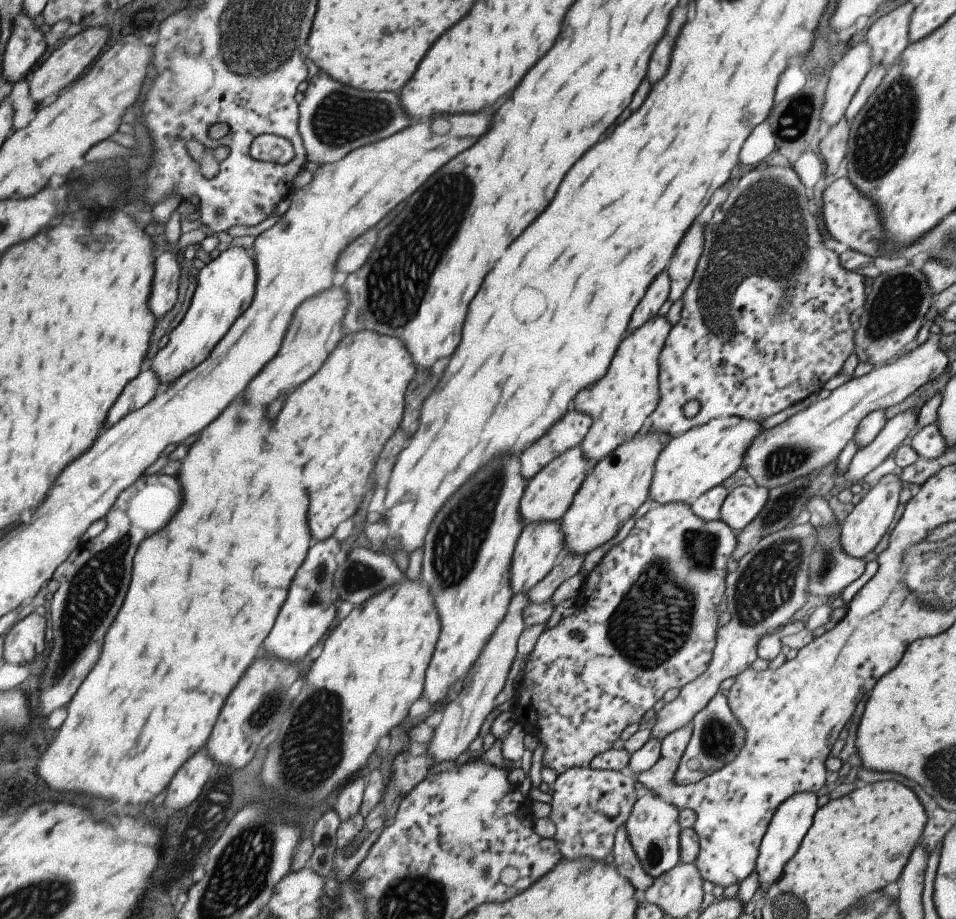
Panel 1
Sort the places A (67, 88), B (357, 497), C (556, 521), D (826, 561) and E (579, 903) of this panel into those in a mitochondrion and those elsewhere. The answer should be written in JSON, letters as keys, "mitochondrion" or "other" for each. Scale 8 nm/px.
{"A":"other","B":"other","C":"other","D":"mitochondrion","E":"other"}

